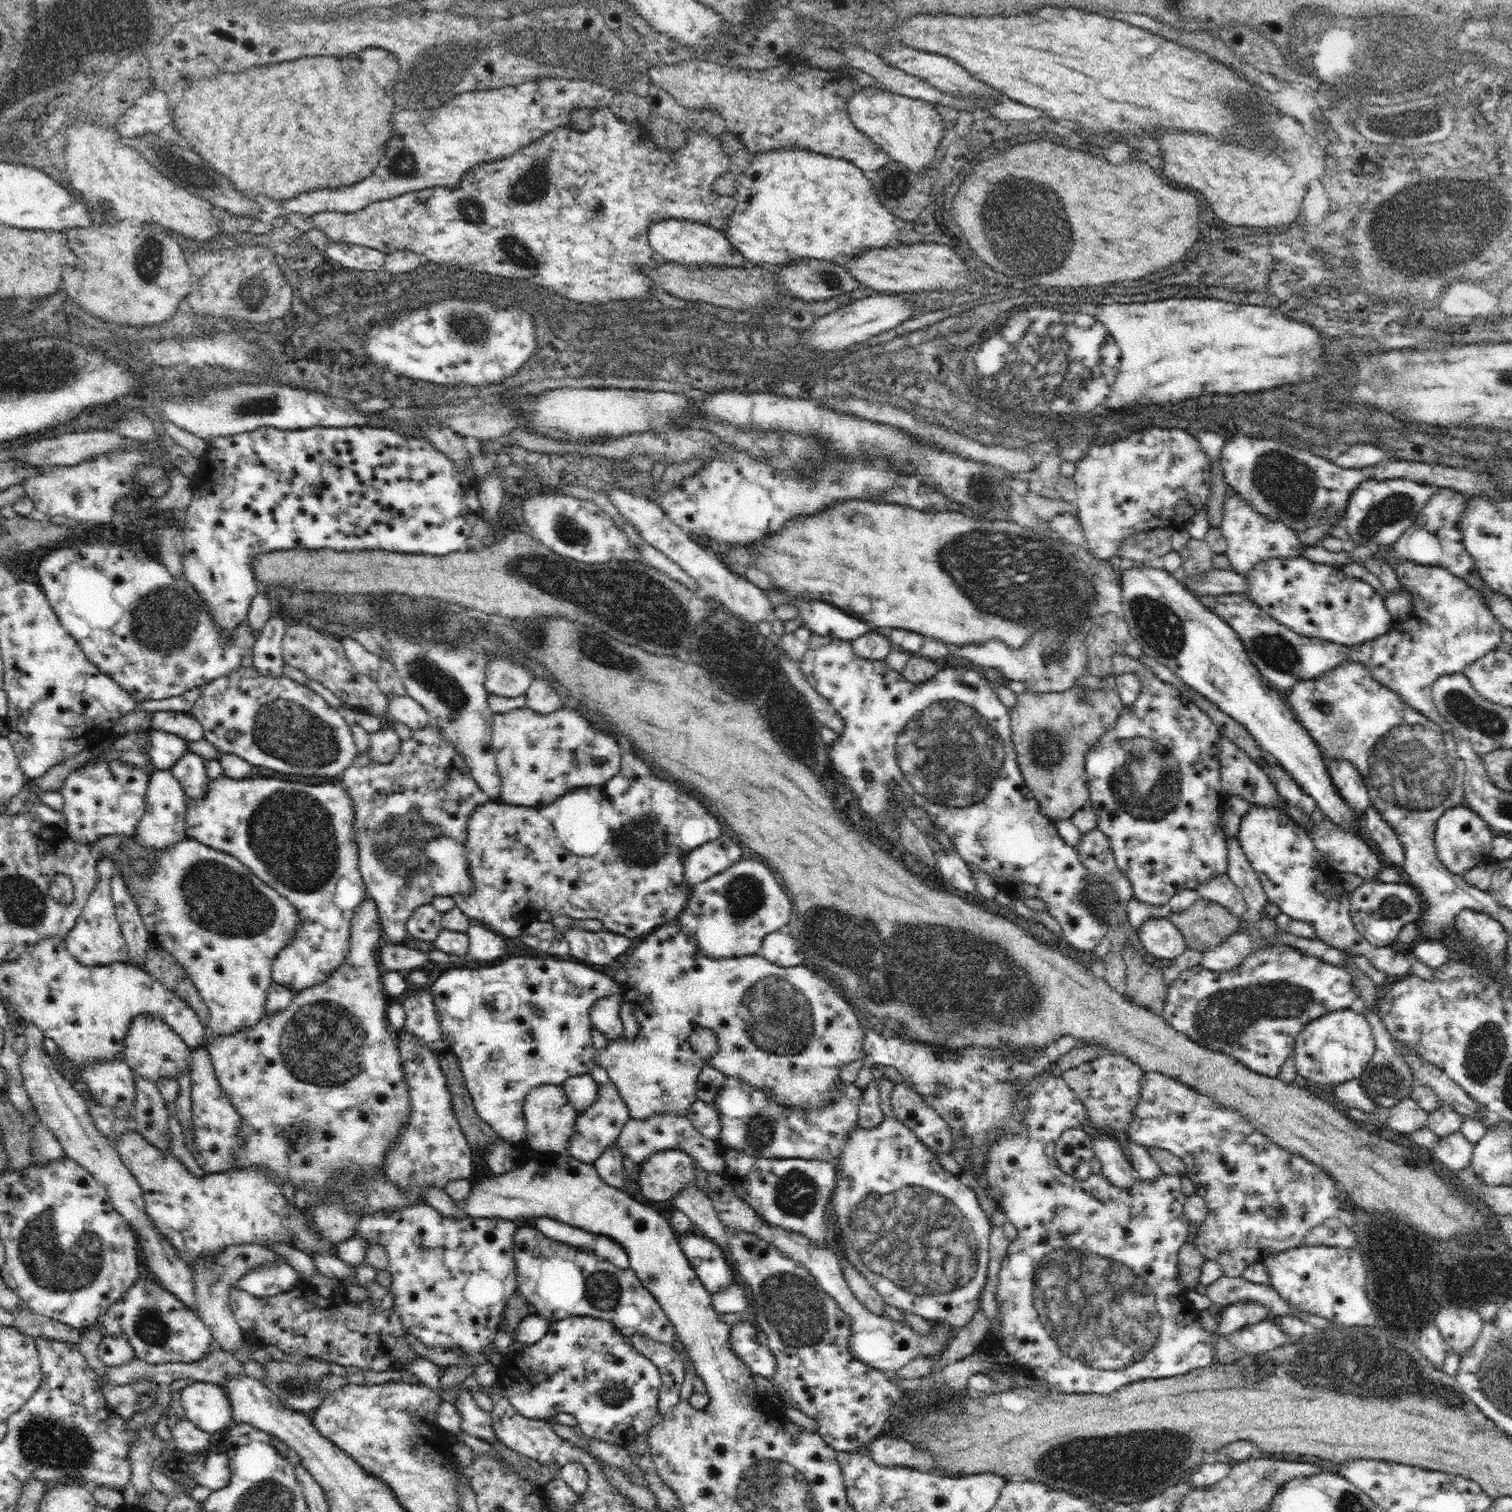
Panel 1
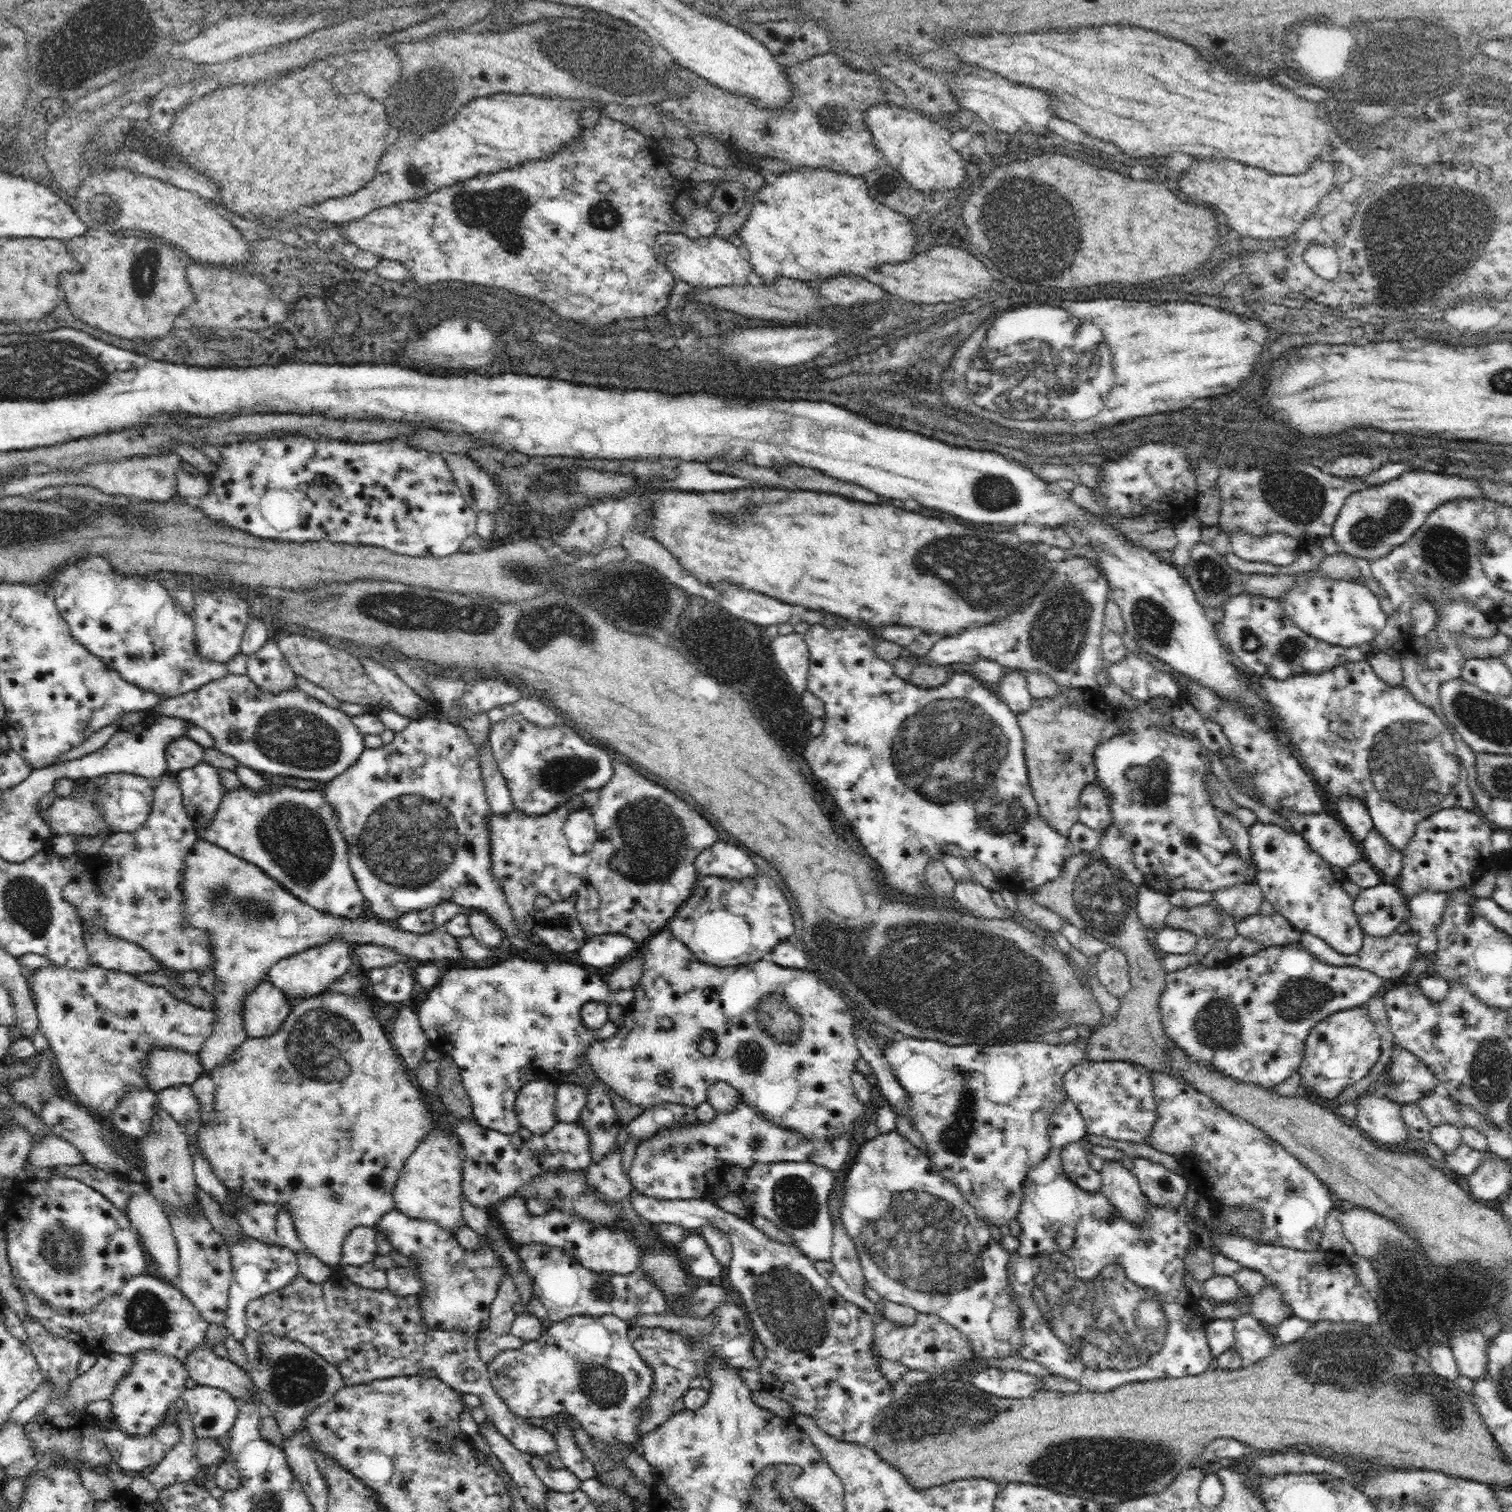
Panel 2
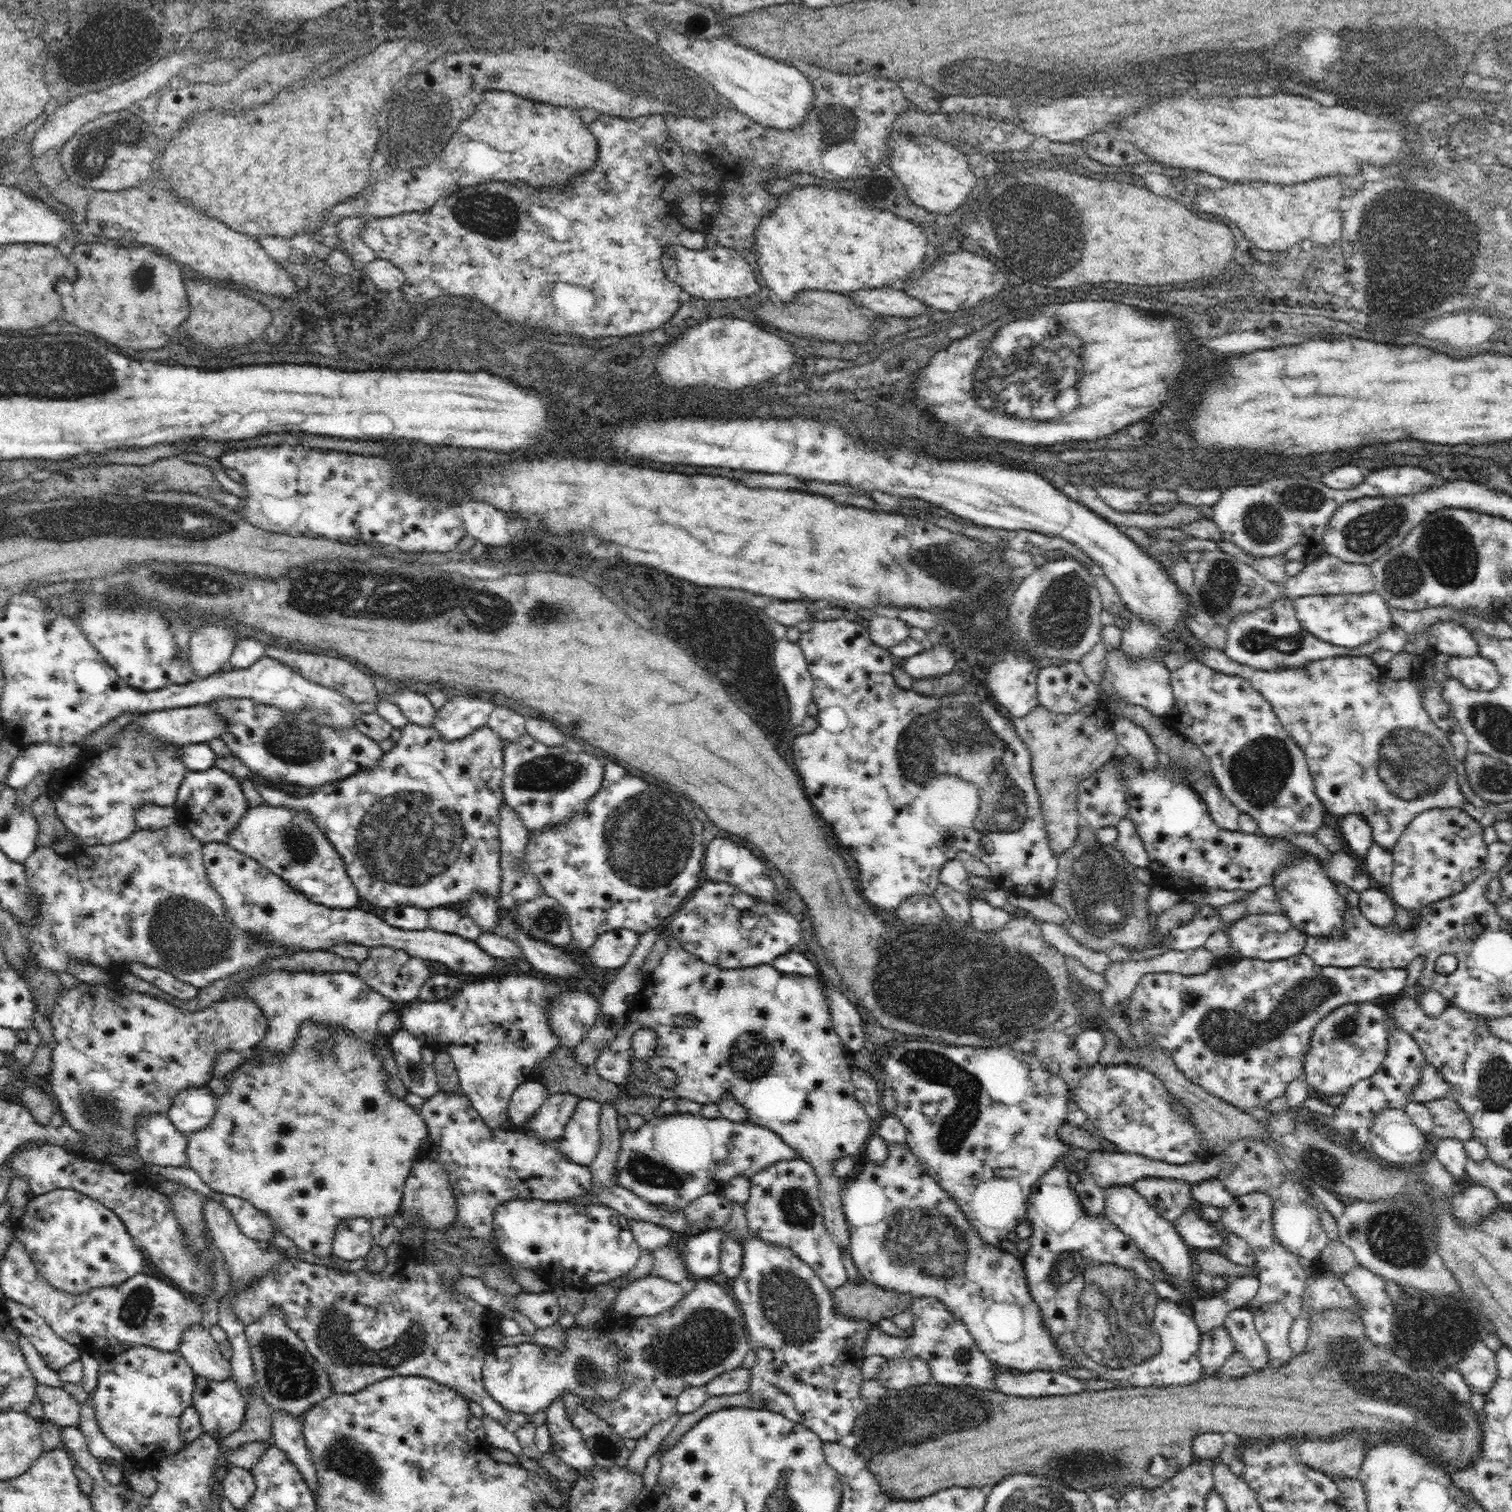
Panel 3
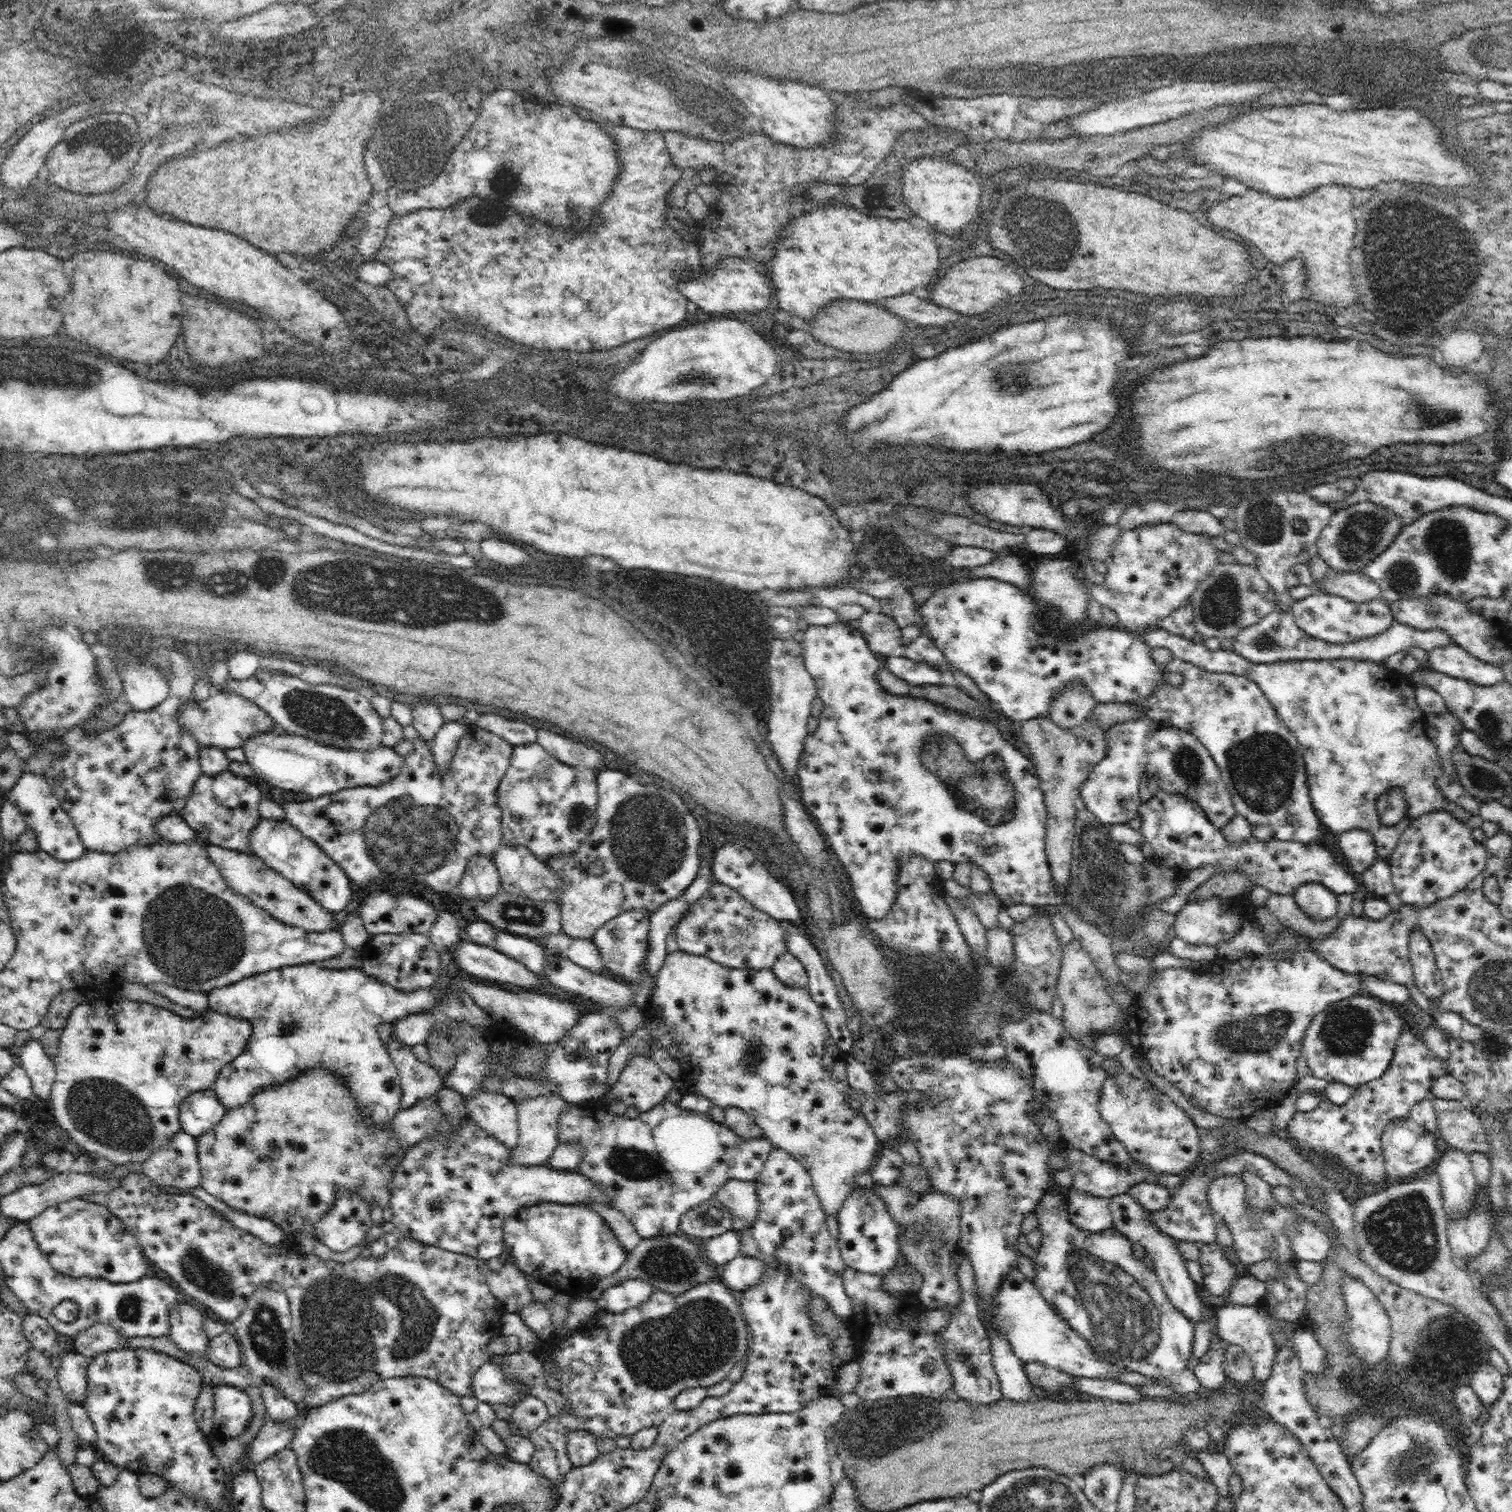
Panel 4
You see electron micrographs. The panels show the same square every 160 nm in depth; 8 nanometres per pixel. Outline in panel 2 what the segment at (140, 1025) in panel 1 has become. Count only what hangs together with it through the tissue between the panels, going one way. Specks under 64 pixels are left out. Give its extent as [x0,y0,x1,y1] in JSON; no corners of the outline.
[143,838,463,1093]

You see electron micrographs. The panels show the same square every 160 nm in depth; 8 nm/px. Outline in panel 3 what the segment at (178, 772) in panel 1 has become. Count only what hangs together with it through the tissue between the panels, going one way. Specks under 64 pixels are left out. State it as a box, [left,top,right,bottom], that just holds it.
[176,766,248,844]

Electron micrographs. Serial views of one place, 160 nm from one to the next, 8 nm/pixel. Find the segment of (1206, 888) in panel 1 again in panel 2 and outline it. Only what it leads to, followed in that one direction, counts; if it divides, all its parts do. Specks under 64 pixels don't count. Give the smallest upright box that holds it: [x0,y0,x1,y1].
[1213,882,1265,923]

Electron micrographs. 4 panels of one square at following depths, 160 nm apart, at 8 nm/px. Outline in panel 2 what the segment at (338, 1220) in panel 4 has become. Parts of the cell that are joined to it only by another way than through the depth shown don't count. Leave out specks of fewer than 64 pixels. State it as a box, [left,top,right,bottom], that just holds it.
[341,1226,377,1267]

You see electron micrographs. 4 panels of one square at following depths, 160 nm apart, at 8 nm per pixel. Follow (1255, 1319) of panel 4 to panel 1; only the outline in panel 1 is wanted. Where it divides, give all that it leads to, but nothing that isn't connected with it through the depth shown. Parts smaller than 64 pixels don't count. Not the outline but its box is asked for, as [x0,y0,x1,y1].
[1227,1317,1299,1357]

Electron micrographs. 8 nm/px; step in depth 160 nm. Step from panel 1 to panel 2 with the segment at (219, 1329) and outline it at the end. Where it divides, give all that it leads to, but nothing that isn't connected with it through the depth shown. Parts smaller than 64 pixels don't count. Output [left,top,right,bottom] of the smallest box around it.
[141,1106,232,1325]

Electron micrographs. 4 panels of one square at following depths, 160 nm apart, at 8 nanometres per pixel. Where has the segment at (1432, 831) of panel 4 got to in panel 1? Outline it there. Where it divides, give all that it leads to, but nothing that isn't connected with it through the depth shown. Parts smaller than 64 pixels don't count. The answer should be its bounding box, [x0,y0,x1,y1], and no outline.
[1434,804,1495,876]

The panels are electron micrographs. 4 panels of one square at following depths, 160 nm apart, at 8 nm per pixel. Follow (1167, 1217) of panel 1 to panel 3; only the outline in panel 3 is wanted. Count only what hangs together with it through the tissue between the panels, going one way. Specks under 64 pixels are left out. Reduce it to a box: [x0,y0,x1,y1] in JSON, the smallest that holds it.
[1022,1154,1203,1386]

